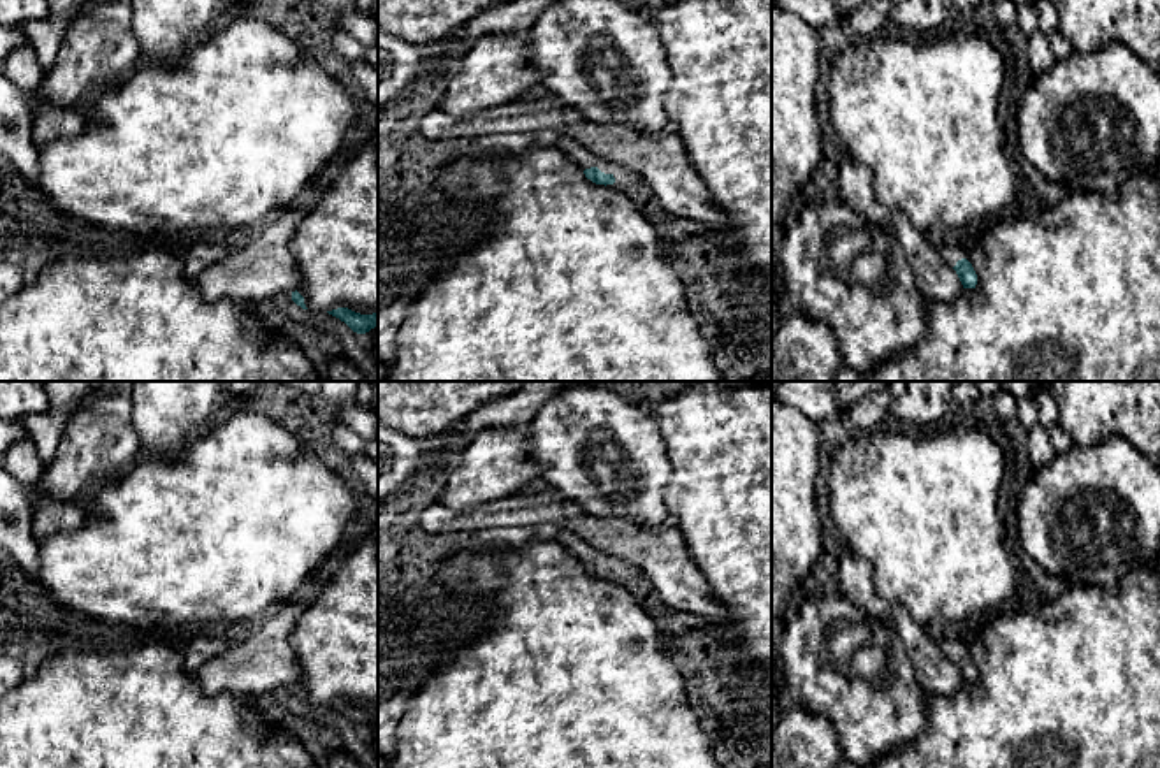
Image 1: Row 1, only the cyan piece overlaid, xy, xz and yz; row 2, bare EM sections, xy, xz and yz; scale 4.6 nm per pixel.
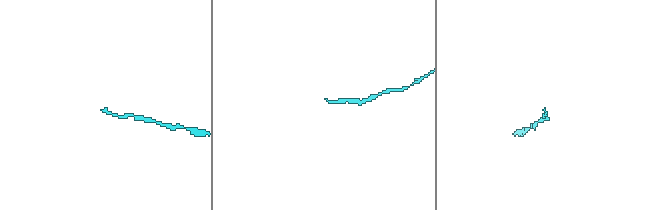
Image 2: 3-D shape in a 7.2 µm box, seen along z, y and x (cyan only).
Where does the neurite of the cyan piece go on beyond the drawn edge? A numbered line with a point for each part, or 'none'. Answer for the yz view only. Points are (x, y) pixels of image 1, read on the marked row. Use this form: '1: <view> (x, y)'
1: yz (949, 253)

